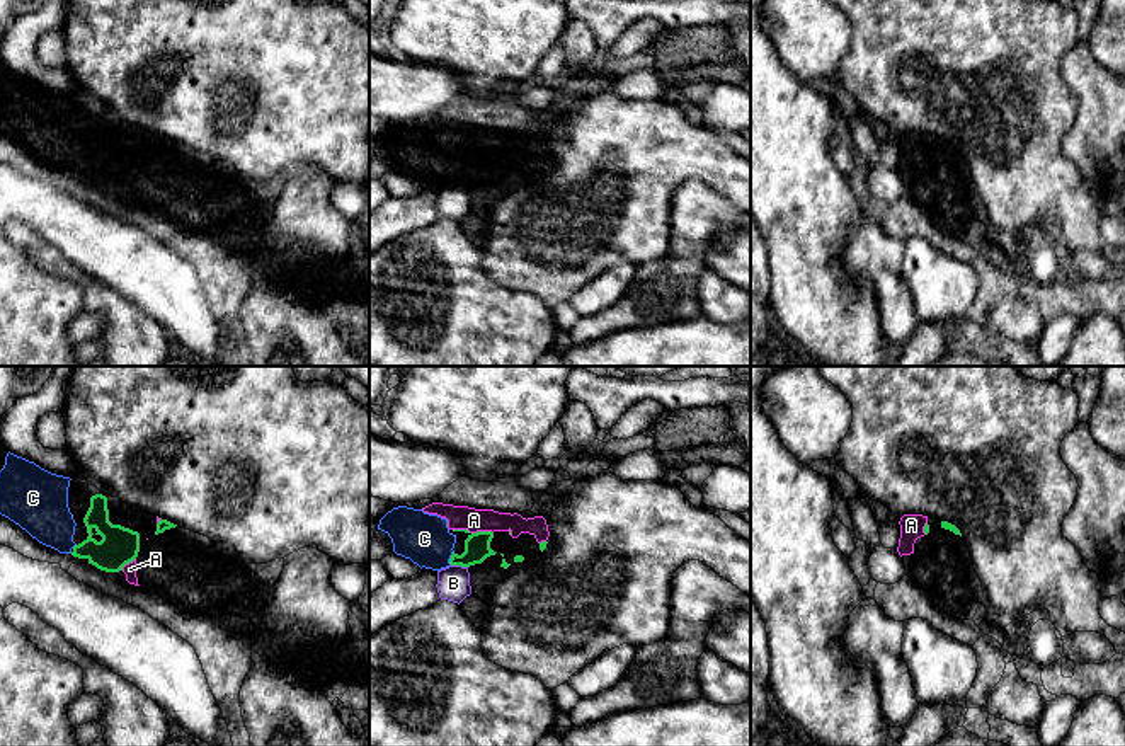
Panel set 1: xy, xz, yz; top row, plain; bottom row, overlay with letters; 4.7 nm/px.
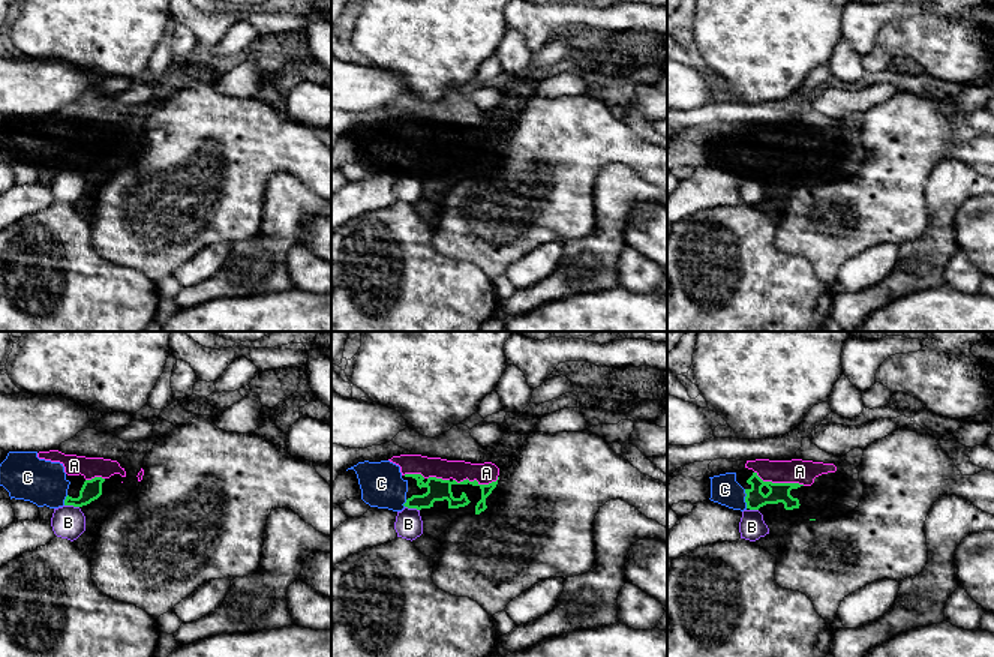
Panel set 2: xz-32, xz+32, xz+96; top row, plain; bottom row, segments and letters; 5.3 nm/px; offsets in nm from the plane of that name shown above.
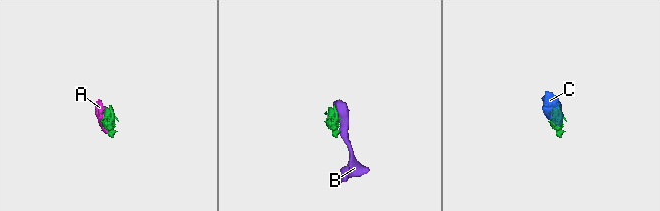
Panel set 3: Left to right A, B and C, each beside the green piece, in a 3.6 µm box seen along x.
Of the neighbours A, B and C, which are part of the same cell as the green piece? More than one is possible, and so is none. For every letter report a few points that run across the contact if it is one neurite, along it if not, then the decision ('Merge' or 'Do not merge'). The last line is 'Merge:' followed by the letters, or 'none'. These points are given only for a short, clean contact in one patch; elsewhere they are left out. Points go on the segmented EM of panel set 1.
A: Merge
B: Line: xz (451, 564), (467, 568). Do not merge
C: Merge
Merge: A, C

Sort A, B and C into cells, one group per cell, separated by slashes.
A C / B

